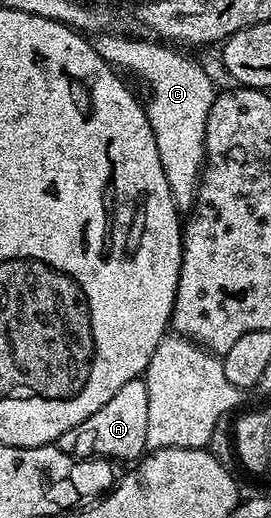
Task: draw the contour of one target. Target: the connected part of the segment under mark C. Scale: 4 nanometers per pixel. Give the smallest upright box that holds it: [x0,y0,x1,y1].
[92,34,217,209]

